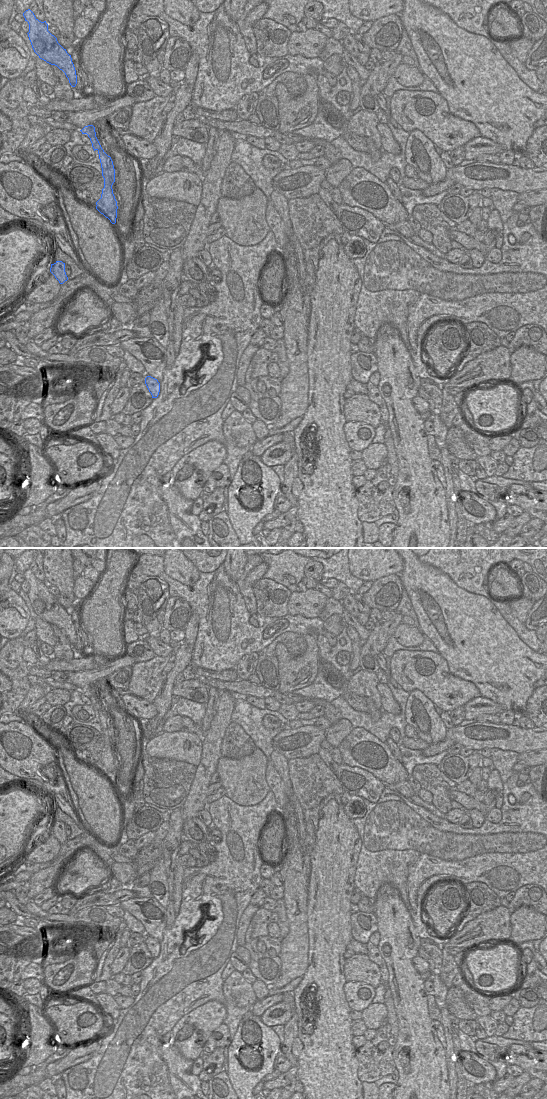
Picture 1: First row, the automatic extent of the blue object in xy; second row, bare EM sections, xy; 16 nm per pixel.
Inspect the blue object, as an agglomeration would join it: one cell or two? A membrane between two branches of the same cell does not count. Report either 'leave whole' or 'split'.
split

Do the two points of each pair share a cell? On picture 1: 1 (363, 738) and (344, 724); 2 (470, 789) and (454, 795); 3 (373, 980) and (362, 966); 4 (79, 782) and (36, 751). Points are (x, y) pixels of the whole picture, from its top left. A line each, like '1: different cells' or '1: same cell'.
1: different cells
2: different cells
3: same cell
4: different cells

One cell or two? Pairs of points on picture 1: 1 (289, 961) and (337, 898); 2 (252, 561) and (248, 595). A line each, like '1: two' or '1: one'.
1: two
2: one

